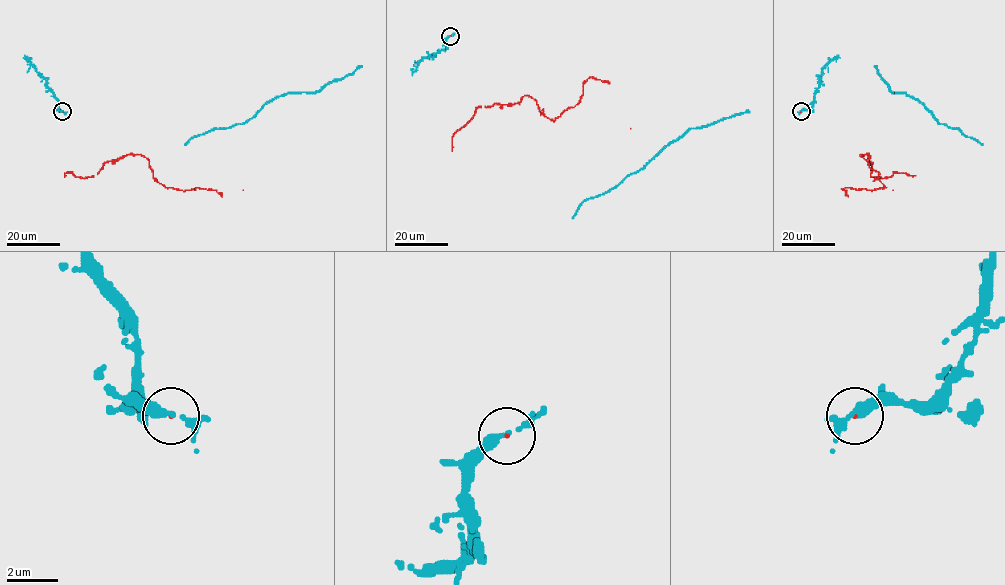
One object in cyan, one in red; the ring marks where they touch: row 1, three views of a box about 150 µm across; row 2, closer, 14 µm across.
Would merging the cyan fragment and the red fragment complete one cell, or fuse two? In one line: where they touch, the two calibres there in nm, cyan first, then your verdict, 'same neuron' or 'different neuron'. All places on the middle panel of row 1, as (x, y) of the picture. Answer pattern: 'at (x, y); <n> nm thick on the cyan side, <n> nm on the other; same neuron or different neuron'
at (450, 36); 280 nm thick on the cyan side, 50 nm on the other; same neuron

